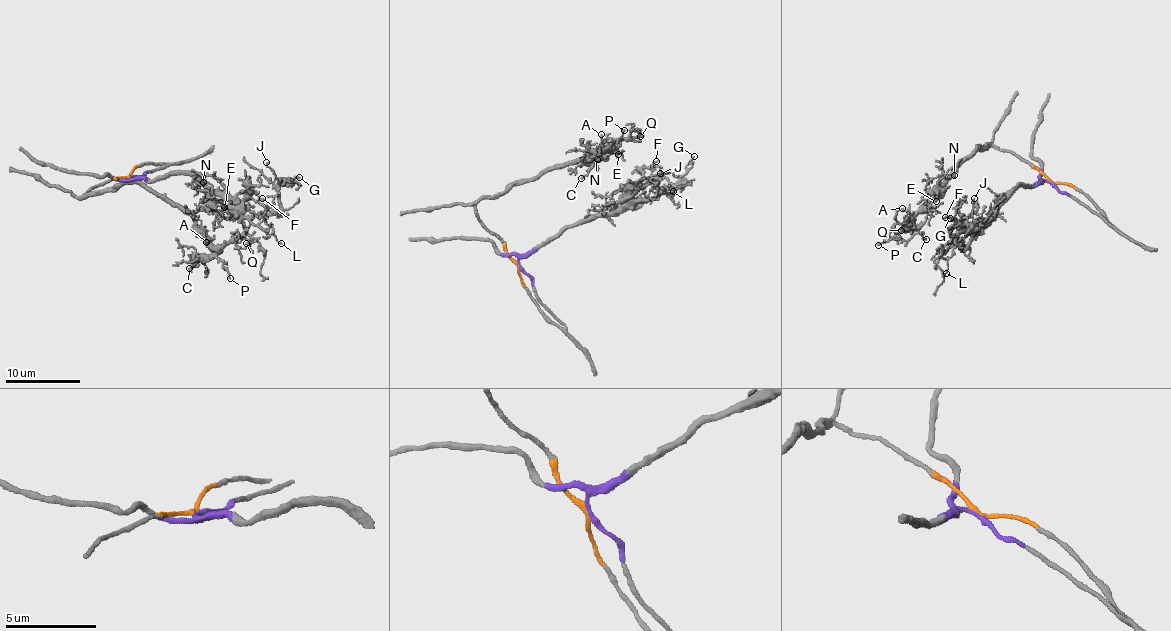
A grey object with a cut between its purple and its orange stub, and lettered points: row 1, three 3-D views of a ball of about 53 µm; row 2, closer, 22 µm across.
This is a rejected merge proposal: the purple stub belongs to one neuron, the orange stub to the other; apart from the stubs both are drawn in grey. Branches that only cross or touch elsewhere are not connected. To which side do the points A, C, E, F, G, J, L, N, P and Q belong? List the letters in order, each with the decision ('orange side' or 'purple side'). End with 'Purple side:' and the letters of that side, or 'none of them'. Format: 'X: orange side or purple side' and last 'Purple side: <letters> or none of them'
A: orange side
C: orange side
E: orange side
F: purple side
G: purple side
J: purple side
L: purple side
N: orange side
P: orange side
Q: orange side
Purple side: F, G, J, L

